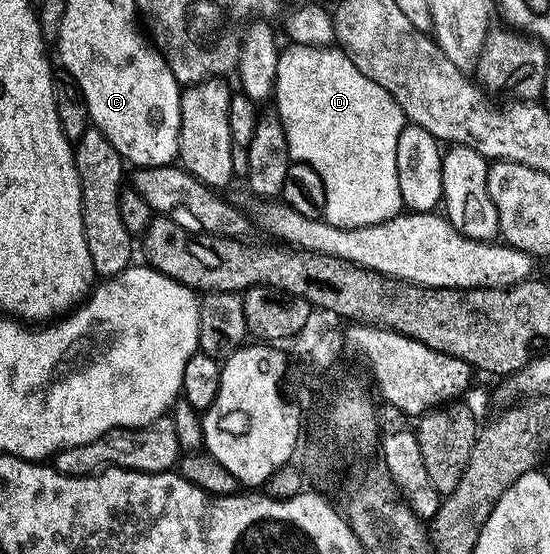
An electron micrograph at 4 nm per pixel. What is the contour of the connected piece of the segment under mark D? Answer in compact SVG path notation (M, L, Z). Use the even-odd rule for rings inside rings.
M289 44L286 47L286 50L284 47L277 55L277 80L273 89L275 103L277 102L275 113L284 125L284 134L287 136L290 159L303 162L309 167L315 168L317 174L323 180L324 221L331 223L333 227L359 228L397 217L404 207L397 178L396 152L397 140L399 140L402 130L407 125L405 113L402 112L397 101L388 92L383 88L379 88L379 84L375 84L375 80L363 76L363 72L359 72L359 68L355 68L355 64L344 50L333 46L298 46L296 44Z

